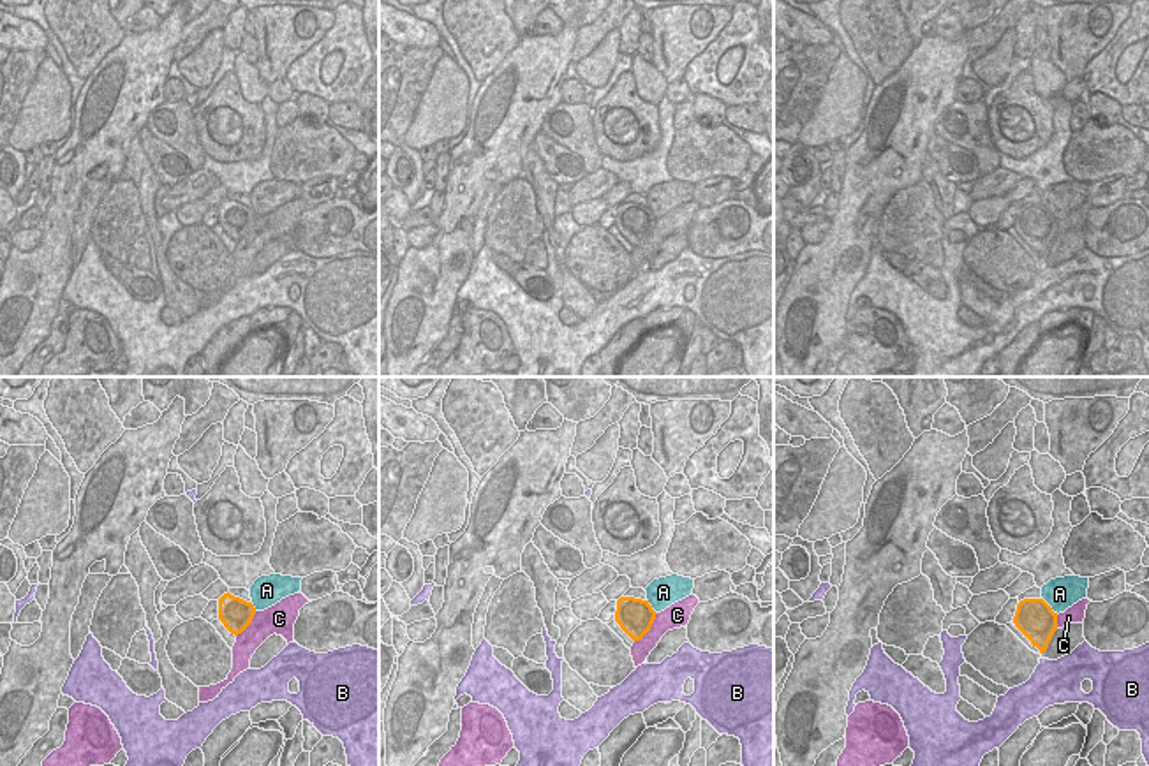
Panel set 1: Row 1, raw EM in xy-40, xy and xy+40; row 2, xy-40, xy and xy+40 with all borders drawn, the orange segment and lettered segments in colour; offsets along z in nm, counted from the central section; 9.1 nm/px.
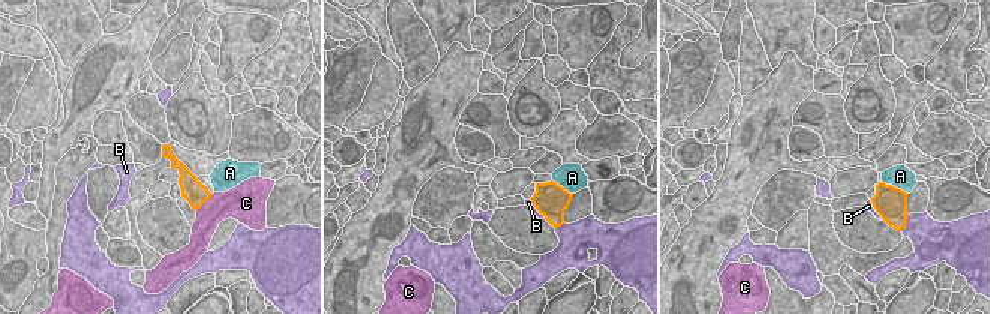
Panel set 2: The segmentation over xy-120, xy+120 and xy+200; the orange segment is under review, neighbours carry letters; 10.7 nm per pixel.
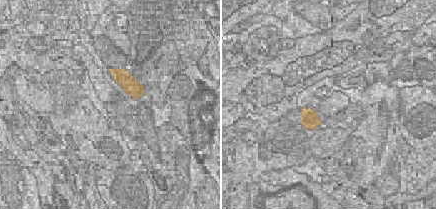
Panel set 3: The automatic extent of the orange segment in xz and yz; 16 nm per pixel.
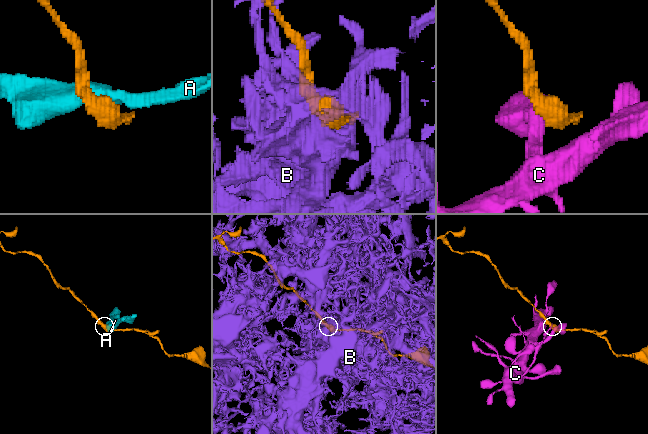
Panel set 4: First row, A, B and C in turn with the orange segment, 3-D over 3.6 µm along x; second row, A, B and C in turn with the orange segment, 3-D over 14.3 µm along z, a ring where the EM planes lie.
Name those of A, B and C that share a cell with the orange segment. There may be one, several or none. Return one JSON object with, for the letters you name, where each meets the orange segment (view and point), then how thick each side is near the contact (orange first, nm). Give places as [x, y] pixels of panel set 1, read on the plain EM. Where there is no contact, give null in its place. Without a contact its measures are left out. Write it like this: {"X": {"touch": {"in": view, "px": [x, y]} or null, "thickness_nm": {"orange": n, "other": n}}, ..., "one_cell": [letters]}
{"one_cell": []}

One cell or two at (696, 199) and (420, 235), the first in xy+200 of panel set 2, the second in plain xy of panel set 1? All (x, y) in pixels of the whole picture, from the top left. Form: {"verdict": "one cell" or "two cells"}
{"verdict": "one cell"}

